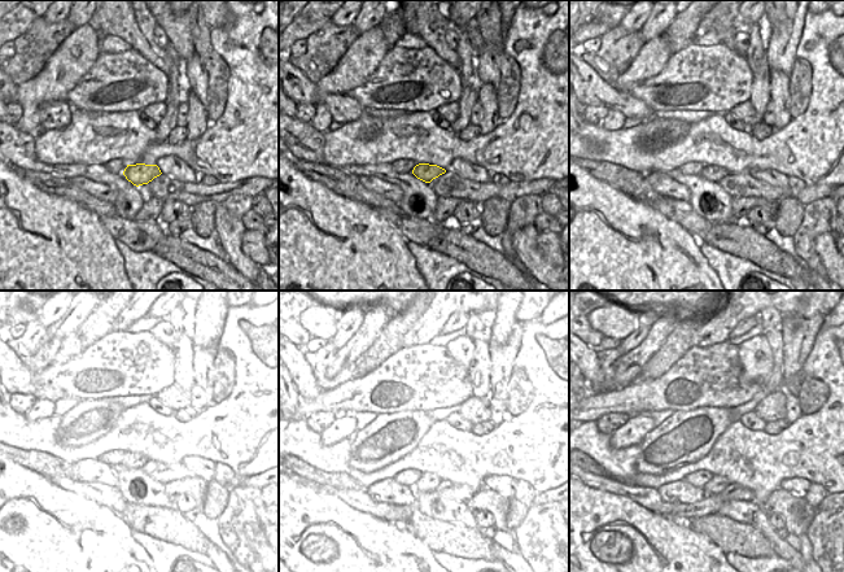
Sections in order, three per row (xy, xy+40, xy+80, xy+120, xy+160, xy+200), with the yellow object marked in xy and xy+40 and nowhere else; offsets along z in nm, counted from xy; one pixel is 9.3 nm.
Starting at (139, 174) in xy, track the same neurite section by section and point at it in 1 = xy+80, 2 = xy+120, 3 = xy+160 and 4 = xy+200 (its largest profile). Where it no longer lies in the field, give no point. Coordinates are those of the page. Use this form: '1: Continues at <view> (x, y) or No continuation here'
1: Continues at xy+80 (713, 173)
2: Continues at xy+120 (138, 474)
3: Continues at xy+160 (428, 481)
4: Continues at xy+200 (717, 483)

